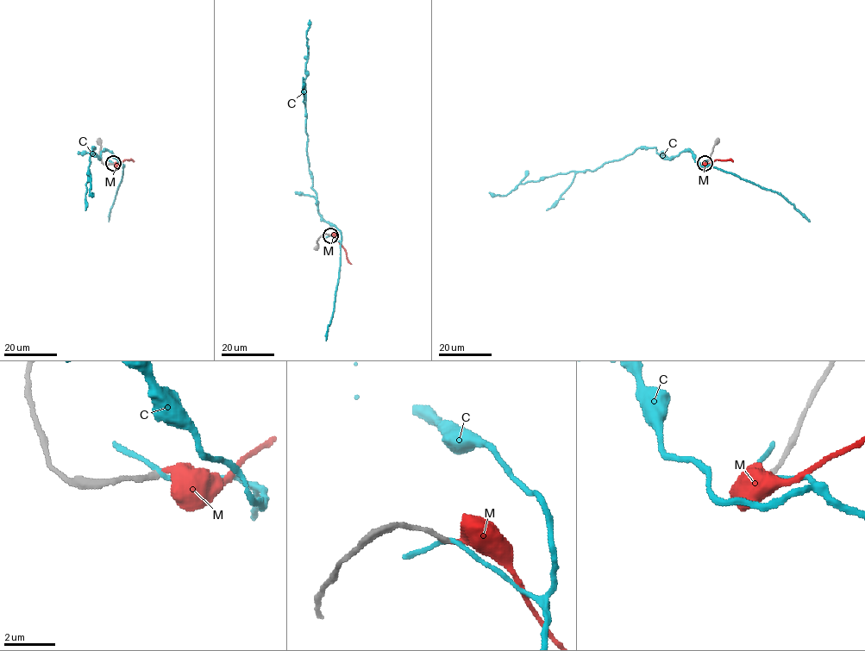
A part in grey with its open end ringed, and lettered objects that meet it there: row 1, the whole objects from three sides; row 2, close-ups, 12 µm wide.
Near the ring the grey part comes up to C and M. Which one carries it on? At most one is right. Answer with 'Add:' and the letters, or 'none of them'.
Add: M

